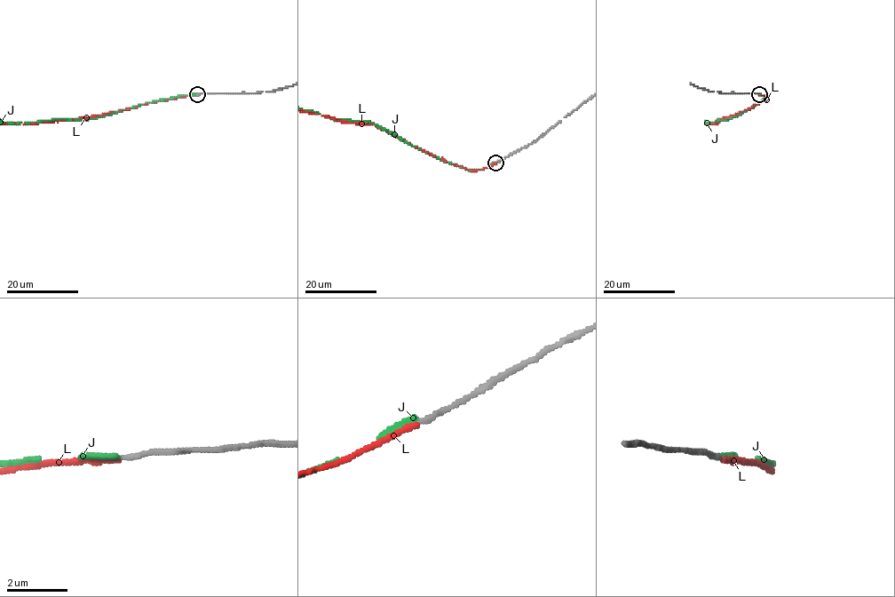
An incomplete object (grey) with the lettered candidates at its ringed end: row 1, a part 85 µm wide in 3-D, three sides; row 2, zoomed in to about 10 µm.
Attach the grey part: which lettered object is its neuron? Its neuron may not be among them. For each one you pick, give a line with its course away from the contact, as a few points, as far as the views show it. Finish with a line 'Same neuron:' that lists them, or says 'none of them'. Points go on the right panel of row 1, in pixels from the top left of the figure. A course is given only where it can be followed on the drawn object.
L: it runs (759, 94), (767, 97), (717, 123), (686, 123), (659, 145), (653, 121), (662, 109), (674, 114), (677, 137)
Same neuron: L

